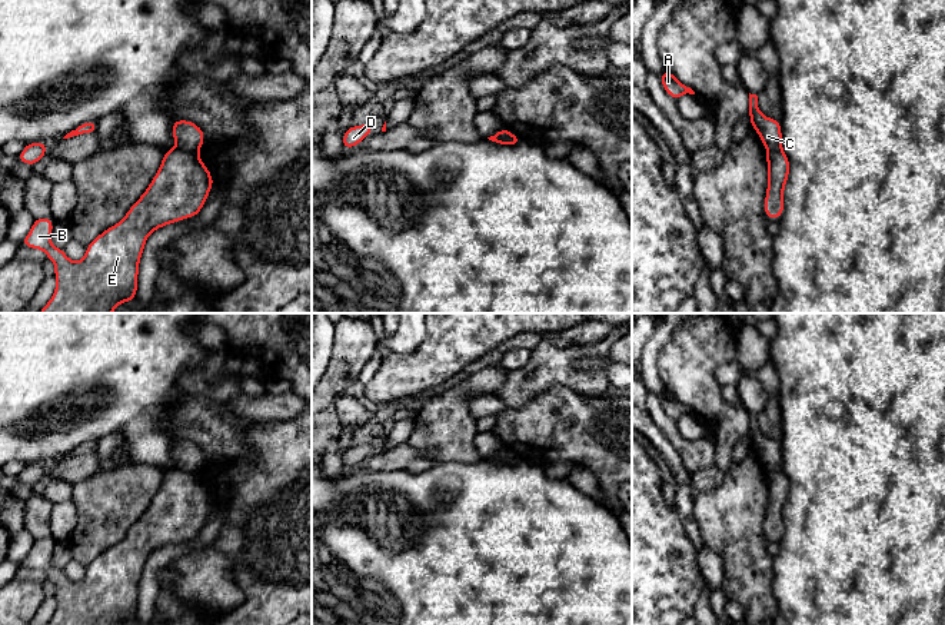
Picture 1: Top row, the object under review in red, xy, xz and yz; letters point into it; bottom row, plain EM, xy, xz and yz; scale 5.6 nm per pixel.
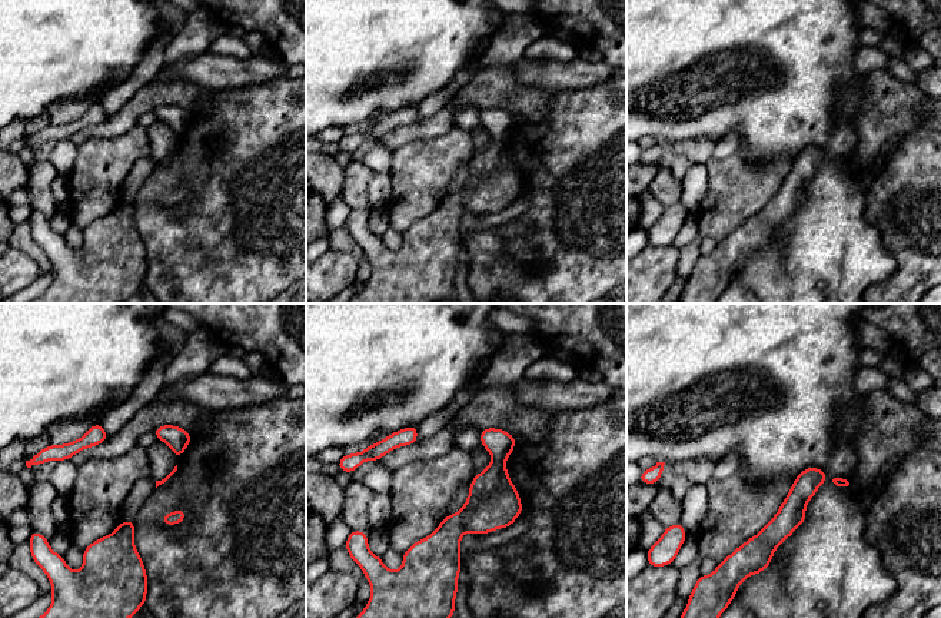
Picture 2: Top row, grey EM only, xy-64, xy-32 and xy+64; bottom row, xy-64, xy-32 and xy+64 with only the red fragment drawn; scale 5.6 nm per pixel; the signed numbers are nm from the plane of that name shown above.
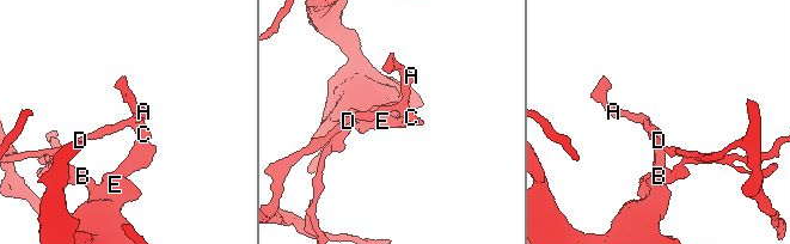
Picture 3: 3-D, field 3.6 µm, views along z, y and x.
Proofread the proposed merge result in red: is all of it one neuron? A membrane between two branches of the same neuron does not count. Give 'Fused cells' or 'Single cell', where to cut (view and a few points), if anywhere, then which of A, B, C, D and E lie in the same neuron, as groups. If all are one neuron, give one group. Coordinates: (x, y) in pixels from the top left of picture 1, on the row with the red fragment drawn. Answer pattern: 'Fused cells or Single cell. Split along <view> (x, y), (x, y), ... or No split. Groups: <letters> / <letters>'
Fused cells. Split along xy (176, 146), (196, 153). Groups: A C D / B E

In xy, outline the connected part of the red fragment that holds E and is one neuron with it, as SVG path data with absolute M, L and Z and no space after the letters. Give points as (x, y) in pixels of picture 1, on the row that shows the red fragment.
M179 147L167 150L146 192L117 225L87 245L86 255L79 262L70 260L63 249L51 245L53 220L36 219L21 245L44 250L56 267L56 290L39 313L113 313L117 305L133 300L146 239L159 227L194 217L204 206L213 183L209 169L197 153Z

